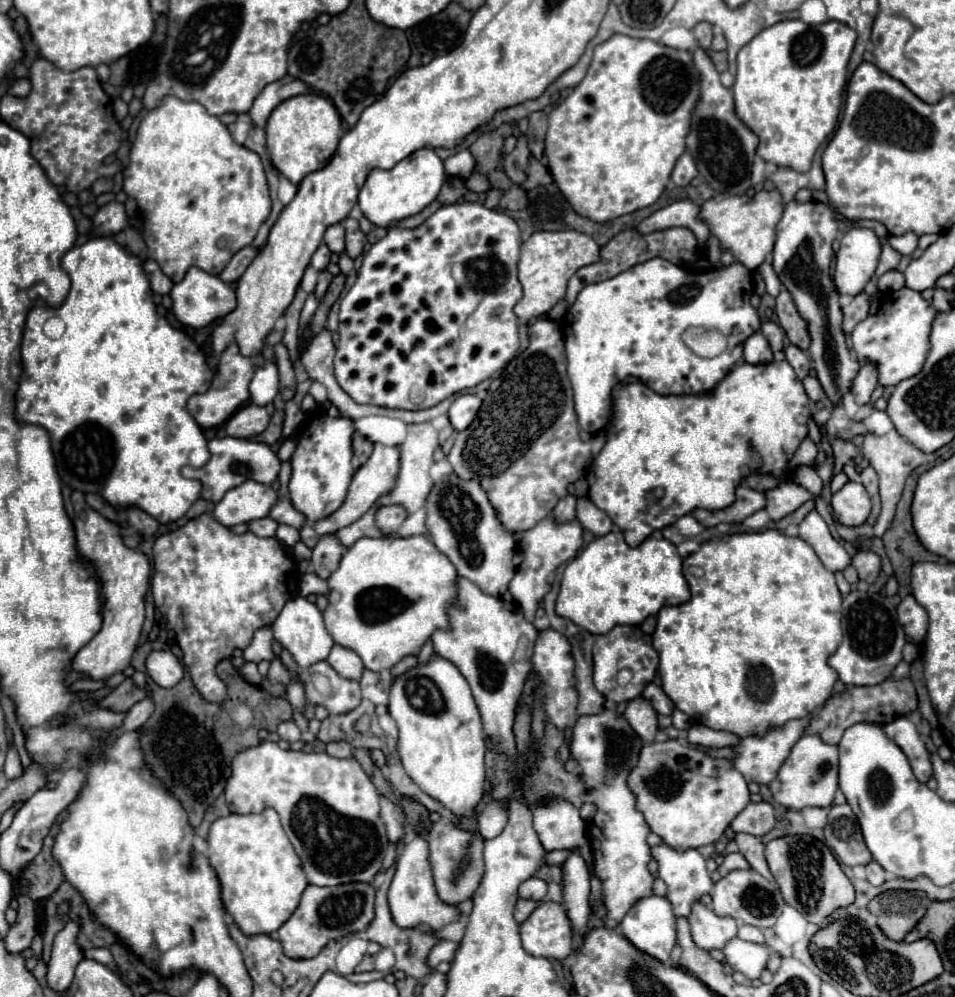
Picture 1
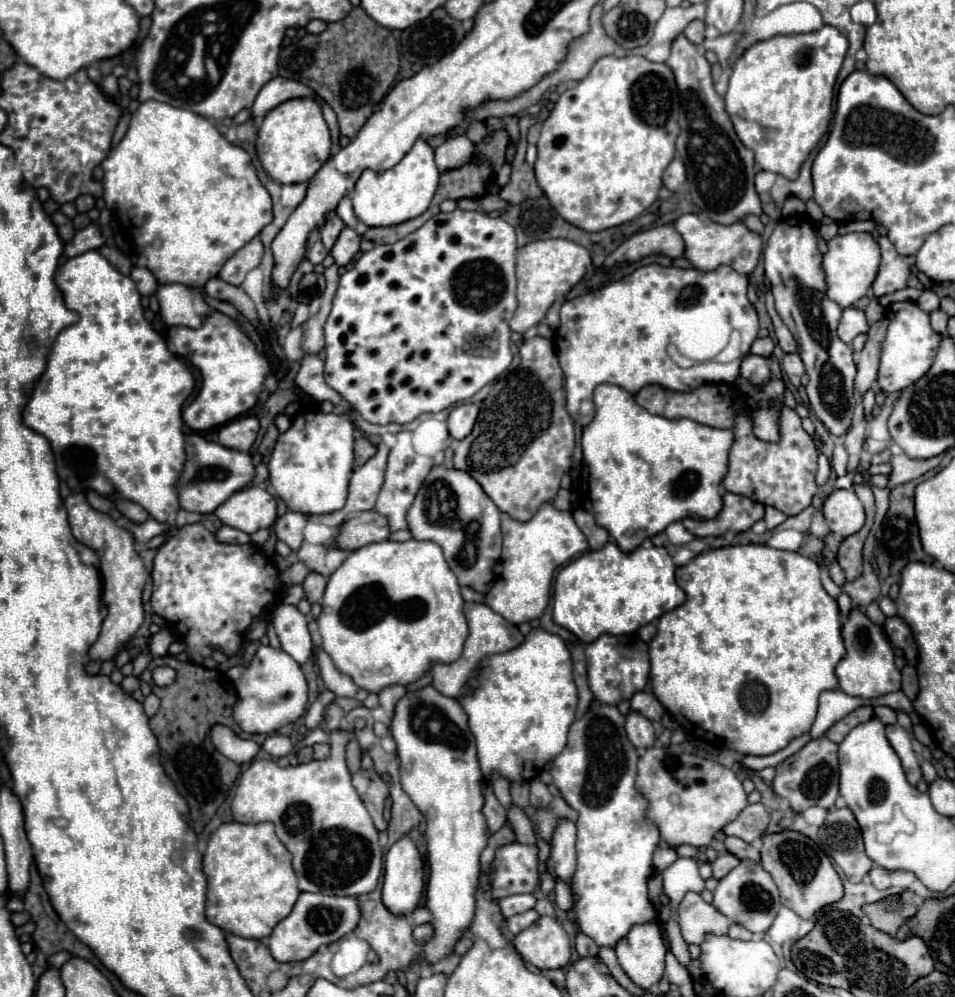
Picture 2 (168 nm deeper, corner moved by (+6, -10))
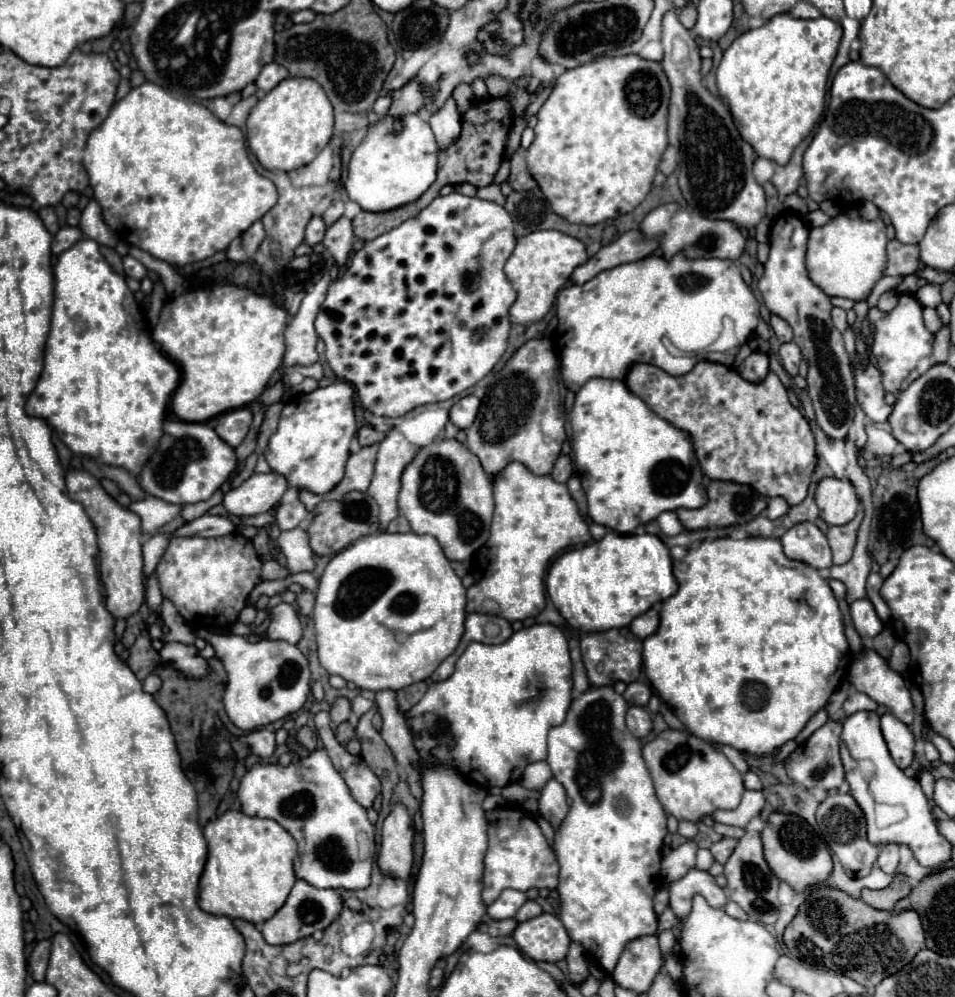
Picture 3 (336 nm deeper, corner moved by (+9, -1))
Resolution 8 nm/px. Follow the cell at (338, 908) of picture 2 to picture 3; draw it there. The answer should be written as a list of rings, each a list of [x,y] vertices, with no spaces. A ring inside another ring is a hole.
[[[299,879],[295,883],[295,887],[291,889],[285,905],[269,921],[265,921],[259,929],[261,929],[261,933],[269,945],[289,945],[289,943],[295,943],[303,937],[313,935],[315,931],[327,929],[339,917],[341,911],[343,911],[343,901],[341,901],[339,891],[317,889],[317,887],[309,885],[307,881]]]

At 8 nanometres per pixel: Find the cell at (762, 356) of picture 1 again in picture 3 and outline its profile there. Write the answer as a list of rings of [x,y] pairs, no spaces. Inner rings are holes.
[[[755,351],[737,367],[737,373],[741,373],[741,377],[745,377],[751,383],[763,381],[769,373],[769,357],[765,353]]]

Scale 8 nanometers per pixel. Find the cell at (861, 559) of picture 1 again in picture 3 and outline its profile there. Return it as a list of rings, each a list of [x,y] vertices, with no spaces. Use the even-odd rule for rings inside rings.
[[[859,509],[857,517],[841,527],[829,527],[827,531],[827,539],[833,551],[833,563],[835,565],[843,565],[849,561],[849,557],[853,555],[855,549],[855,539],[857,539],[857,529],[861,525],[863,519],[863,509]]]

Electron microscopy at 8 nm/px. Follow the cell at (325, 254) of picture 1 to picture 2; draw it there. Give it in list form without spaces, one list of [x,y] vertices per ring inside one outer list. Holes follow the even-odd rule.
[[[320,240],[312,242],[312,246],[310,246],[308,252],[306,252],[306,258],[308,258],[312,264],[320,264],[326,256],[328,256],[328,250],[324,250],[324,244],[322,244]]]

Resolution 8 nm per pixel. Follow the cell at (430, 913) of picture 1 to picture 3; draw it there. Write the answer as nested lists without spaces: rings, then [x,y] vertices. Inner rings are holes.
[[[395,805],[383,823],[381,849],[377,855],[381,873],[393,879],[409,879],[413,867],[413,827],[403,805]]]

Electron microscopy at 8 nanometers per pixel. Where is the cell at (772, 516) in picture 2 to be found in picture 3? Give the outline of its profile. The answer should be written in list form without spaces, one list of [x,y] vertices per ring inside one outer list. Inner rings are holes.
[[[773,497],[773,499],[769,499],[769,503],[767,503],[765,515],[767,515],[769,519],[779,519],[779,517],[783,517],[787,511],[789,511],[787,501],[785,501],[783,497]]]

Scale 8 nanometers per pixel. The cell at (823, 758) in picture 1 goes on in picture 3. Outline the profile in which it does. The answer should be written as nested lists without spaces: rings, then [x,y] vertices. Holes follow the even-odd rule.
[[[827,721],[821,729],[817,729],[803,745],[799,745],[787,759],[785,759],[785,771],[793,783],[799,783],[807,791],[811,789],[823,789],[823,791],[837,791],[837,787],[843,783],[843,765],[839,757],[839,735],[841,735],[841,723]]]

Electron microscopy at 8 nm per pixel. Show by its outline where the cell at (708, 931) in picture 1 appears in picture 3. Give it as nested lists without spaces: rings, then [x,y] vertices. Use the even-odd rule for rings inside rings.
[[[691,869],[683,879],[673,883],[669,891],[671,891],[669,907],[681,921],[689,917],[695,895],[703,895],[707,903],[715,909],[721,909],[727,903],[725,891],[715,885],[713,877],[707,871],[699,871],[699,869]]]

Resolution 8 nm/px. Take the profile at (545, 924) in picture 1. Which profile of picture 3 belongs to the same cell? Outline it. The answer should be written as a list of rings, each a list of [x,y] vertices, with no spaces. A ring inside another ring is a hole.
[[[541,913],[539,917],[519,923],[513,931],[513,939],[527,957],[531,957],[533,961],[549,963],[565,959],[571,943],[559,917],[549,913]]]

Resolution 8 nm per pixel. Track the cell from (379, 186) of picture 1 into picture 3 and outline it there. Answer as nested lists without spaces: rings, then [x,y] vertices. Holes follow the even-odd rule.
[[[419,115],[403,117],[403,131],[397,135],[393,133],[393,119],[383,117],[369,125],[365,139],[353,151],[343,187],[349,199],[359,203],[363,211],[381,213],[417,201],[435,181],[437,169],[437,143],[427,121]]]

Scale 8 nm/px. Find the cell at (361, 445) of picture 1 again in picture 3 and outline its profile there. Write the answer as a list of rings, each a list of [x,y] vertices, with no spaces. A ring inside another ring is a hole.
[[[365,425],[365,427],[361,427],[361,429],[357,431],[357,441],[359,441],[361,447],[379,443],[383,437],[385,437],[385,433],[379,433],[377,429],[373,429],[373,427],[369,427],[369,425]]]

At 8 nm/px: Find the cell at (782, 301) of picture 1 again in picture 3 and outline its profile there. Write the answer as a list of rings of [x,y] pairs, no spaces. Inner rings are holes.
[[[771,315],[769,325],[781,343],[787,343],[787,341],[793,339],[793,331],[791,331],[791,327],[789,327],[787,321],[783,321],[779,315]]]

